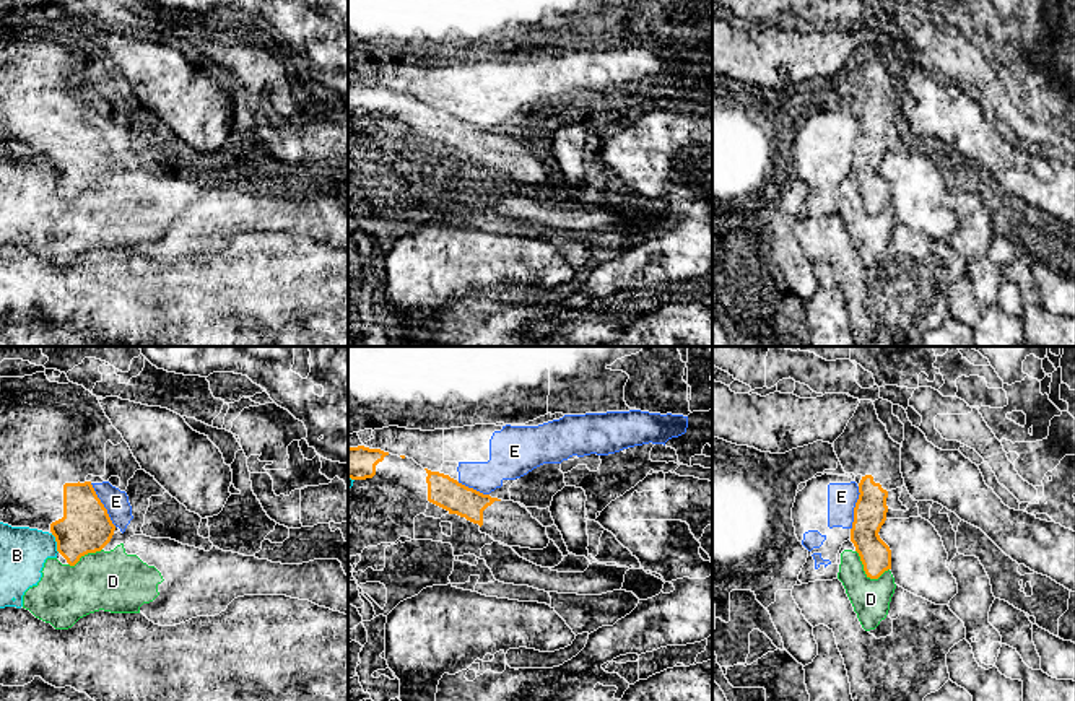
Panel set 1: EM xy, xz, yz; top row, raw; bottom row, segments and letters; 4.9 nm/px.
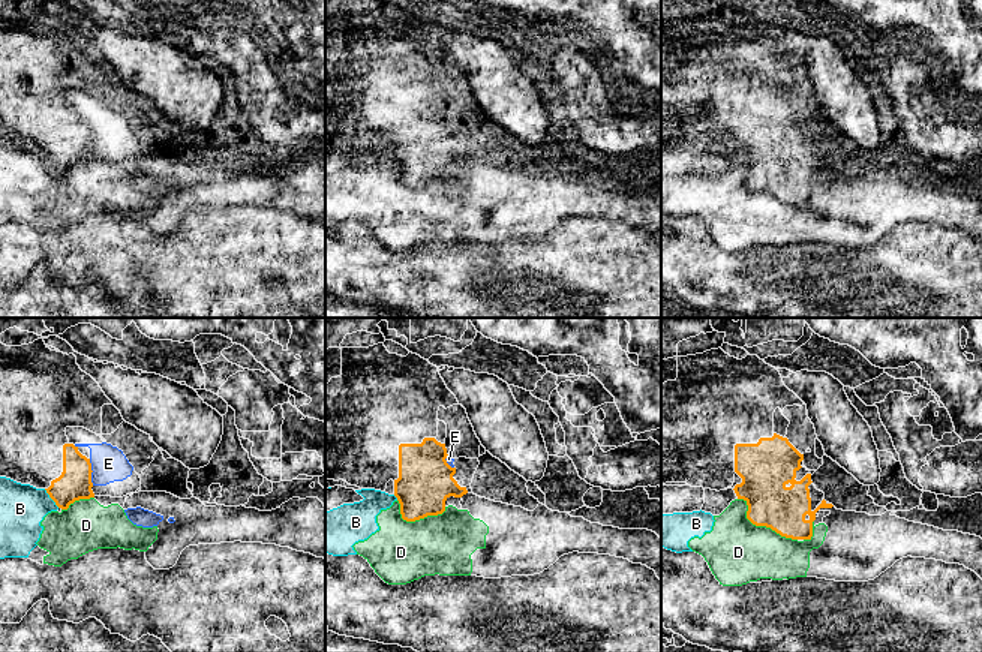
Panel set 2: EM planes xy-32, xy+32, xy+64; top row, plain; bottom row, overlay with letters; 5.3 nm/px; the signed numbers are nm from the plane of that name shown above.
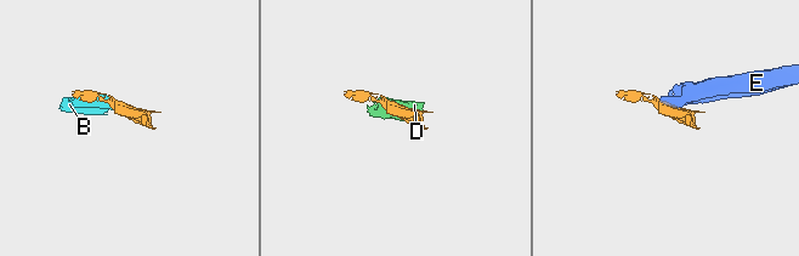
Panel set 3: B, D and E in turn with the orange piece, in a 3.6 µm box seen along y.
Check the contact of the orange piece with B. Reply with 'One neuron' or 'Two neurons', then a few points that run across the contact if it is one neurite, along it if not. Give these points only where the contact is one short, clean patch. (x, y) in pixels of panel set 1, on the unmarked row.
Two neurons

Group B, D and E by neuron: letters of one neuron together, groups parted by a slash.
B D / E

